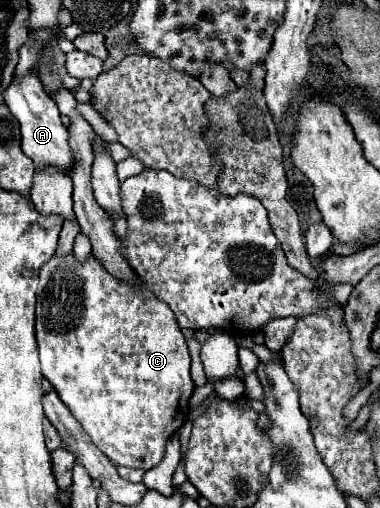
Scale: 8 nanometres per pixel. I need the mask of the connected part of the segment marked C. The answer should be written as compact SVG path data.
M69 254L69 256L53 256L49 262L45 262L41 266L41 272L39 272L37 326L35 328L37 328L41 372L53 384L53 388L57 390L57 394L61 396L61 400L65 402L65 406L81 422L83 430L91 436L91 442L117 466L129 466L129 468L141 468L141 470L149 470L149 468L157 466L161 462L161 458L165 456L165 444L167 444L167 440L185 424L185 420L189 416L189 398L191 398L191 394L195 390L195 384L193 384L193 380L189 376L189 366L191 366L189 350L187 350L185 338L181 334L181 328L177 326L175 316L169 310L169 306L161 304L161 300L157 300L157 296L145 286L145 282L141 282L139 286L133 288L133 286L129 286L129 284L113 278L99 264L99 260L95 260L95 256L89 256L83 262L75 260L73 254Z

